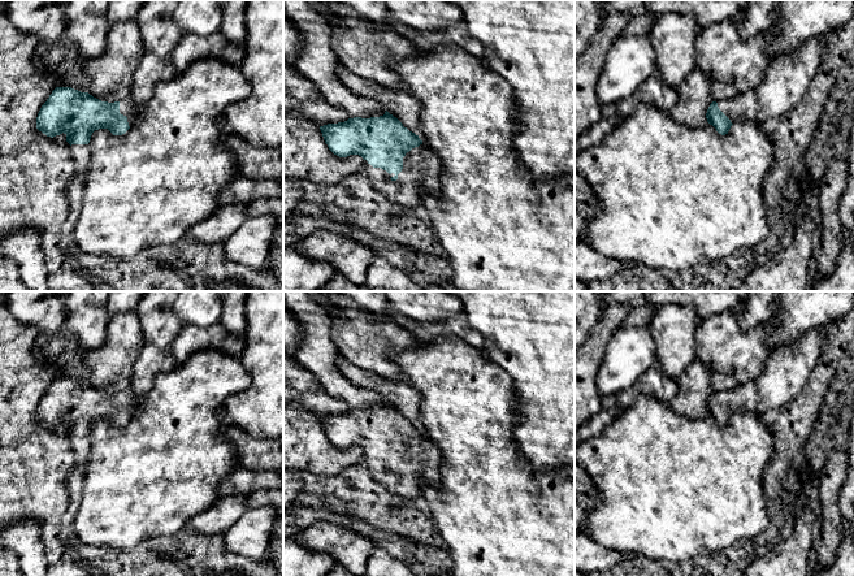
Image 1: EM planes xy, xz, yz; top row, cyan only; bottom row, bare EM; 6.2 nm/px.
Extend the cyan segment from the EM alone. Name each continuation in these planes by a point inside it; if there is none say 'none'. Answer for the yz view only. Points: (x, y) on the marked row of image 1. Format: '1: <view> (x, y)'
1: yz (788, 77)

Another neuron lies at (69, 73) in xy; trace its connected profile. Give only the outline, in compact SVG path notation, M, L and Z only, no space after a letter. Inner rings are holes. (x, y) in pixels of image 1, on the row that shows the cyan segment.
M61 38L52 44L40 43L34 61L49 69L56 87L88 91L90 79L83 73L83 61L77 56L77 46L71 40Z

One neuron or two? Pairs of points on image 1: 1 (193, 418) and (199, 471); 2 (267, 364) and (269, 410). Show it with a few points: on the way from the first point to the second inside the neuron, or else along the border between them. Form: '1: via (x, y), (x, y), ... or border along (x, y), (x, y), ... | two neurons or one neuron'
1: via (193, 431), (193, 458) | one neuron
2: via (269, 376), (269, 398) | one neuron

